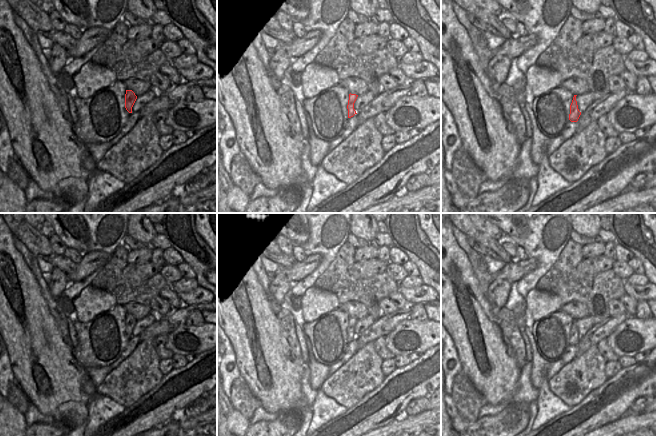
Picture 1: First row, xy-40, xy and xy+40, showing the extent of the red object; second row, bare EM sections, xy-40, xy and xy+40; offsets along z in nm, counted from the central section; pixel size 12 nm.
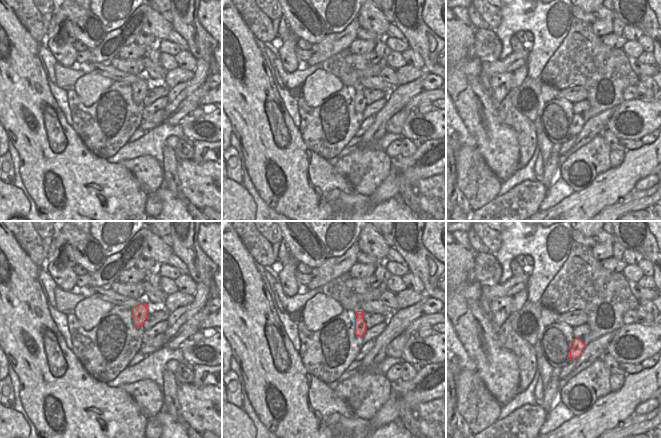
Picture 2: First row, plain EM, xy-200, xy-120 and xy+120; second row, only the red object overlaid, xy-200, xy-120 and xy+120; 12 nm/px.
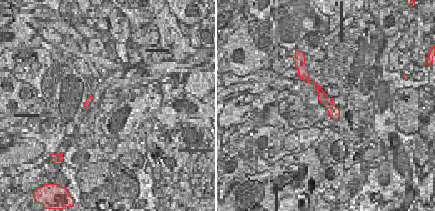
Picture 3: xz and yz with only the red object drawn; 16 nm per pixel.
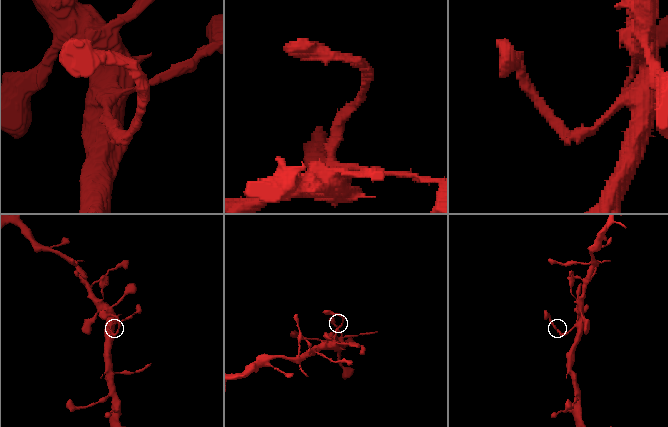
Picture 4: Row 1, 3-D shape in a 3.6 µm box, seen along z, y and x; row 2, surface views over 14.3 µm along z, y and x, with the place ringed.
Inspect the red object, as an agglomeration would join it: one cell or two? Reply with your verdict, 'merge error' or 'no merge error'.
no merge error

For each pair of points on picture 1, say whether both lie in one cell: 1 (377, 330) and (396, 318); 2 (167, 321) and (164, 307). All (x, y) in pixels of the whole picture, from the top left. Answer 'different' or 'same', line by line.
1: same
2: different

